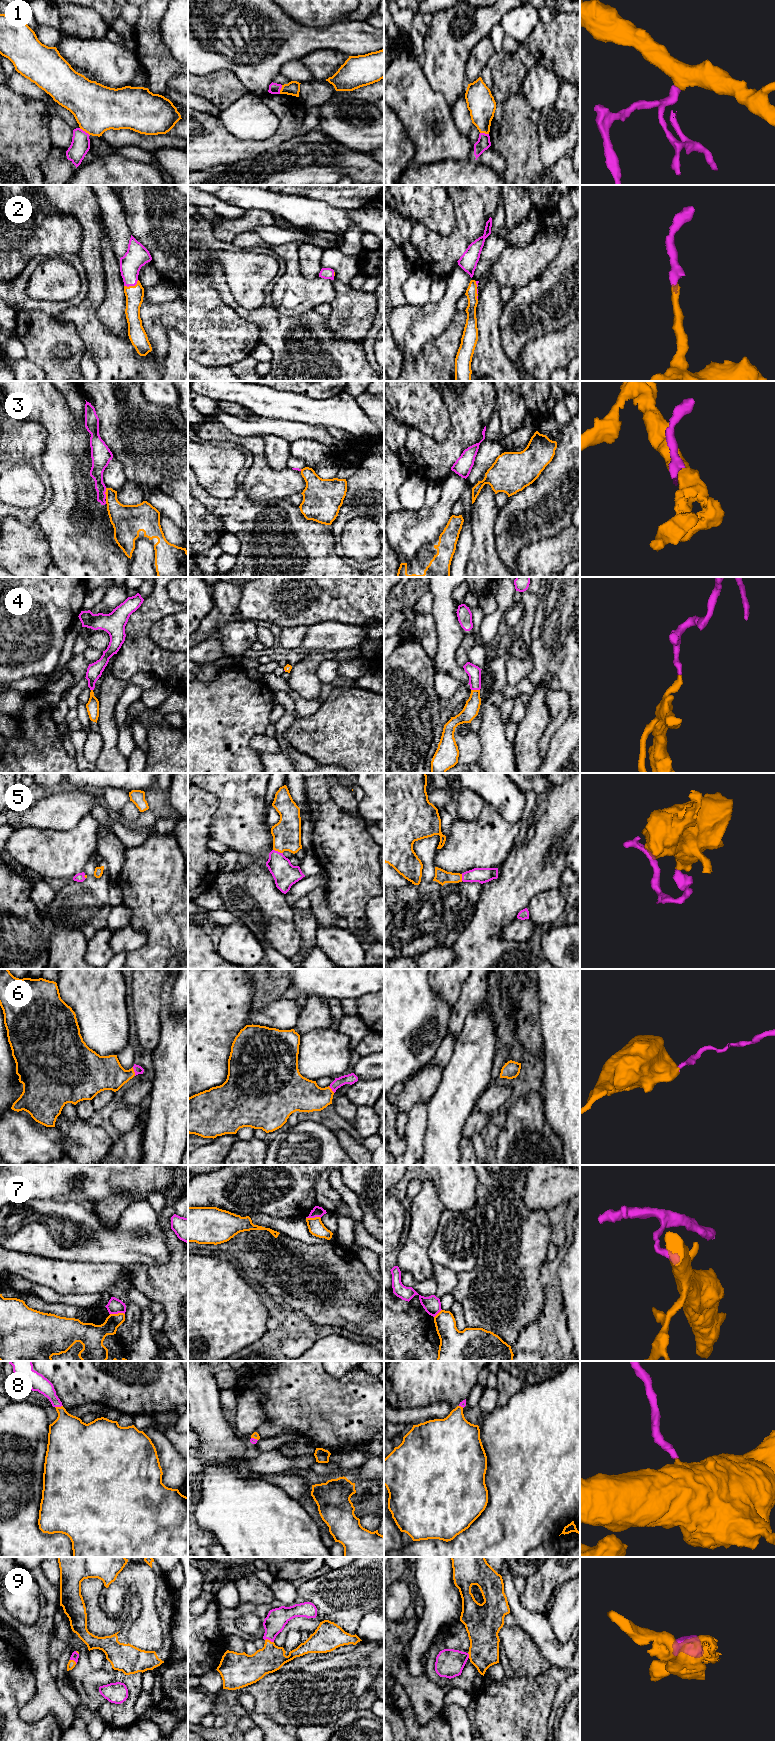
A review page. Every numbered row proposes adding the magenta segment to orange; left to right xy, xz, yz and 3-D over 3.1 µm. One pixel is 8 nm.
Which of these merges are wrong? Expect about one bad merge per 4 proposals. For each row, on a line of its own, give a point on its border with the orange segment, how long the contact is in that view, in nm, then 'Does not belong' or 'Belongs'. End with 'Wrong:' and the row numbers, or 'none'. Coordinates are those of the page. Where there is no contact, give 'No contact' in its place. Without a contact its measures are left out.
1: Touches orange at xy (84, 130). Shared border 110 nm. Does not belong
2: Touches orange at xy (131, 286). Shared border 130 nm. Belongs
3: Touches orange at xy (105, 493). Shared border 90 nm. Does not belong
4: Touches orange at yz (475, 690). Shared border 70 nm. Belongs
5: Touches orange at xz (278, 851). Shared border 90 nm. Belongs
6: Touches orange at xy (133, 1071). Shared border 80 nm. Belongs
7: Touches orange at xy (118, 1313). Shared border 120 nm. Does not belong
8: Touches orange at xy (58, 1407). Shared border 70 nm. Belongs
9: Touches orange at xz (269, 1640). Shared border 80 nm. Belongs
Wrong: 1, 3, 7

